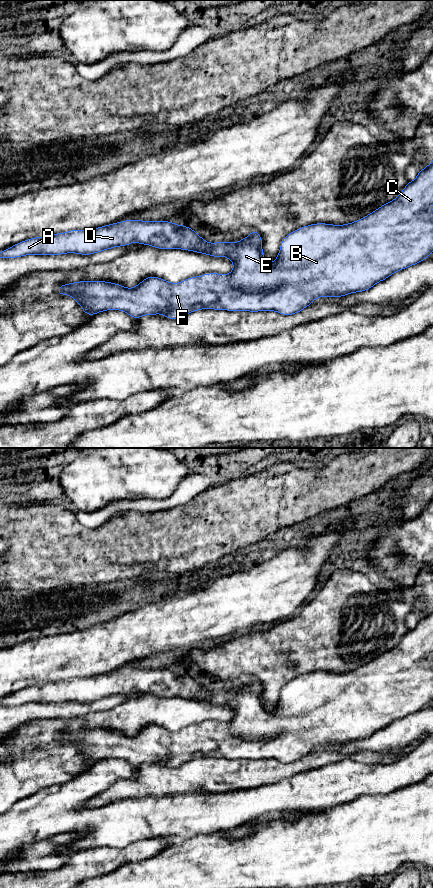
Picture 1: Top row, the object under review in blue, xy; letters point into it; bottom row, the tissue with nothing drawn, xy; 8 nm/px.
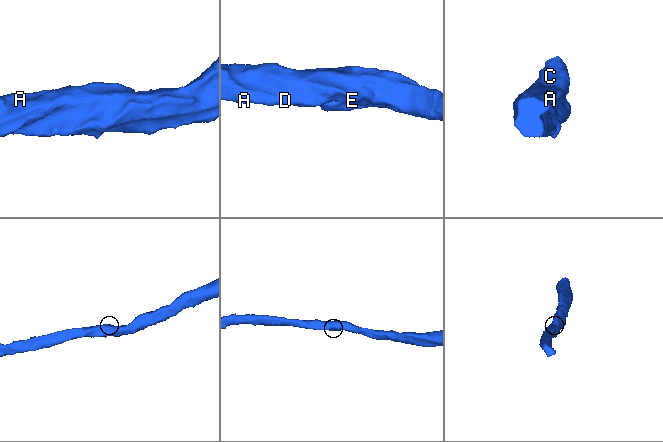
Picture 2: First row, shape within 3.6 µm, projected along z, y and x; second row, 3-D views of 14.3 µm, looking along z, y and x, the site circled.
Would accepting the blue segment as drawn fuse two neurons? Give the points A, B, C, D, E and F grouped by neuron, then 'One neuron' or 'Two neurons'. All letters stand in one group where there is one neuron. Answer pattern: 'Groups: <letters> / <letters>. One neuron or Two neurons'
Groups: A B C D E F. One neuron

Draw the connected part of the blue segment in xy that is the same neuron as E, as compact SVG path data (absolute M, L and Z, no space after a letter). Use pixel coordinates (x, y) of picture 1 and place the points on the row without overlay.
M433 609L427 613L424 617L421 617L416 624L414 629L409 629L404 635L402 640L398 645L390 650L385 651L381 655L377 656L375 659L371 660L367 664L349 672L334 673L326 671L315 671L304 675L301 675L289 682L287 682L280 693L280 698L277 706L272 712L269 712L263 706L263 696L262 696L262 685L257 680L257 678L252 677L251 682L245 686L242 686L236 692L234 690L215 690L208 691L201 684L199 684L194 677L189 676L185 673L176 673L171 669L141 669L141 668L124 668L121 670L112 671L109 673L97 675L91 678L77 678L72 677L69 680L50 682L44 685L34 685L31 687L24 688L20 691L14 692L12 695L7 696L0 700L0 706L13 707L15 705L22 705L25 703L61 703L67 701L75 701L80 703L91 703L104 698L108 698L114 695L128 694L132 690L136 690L142 693L150 693L156 697L181 697L193 699L196 701L207 702L212 705L227 705L233 711L233 719L229 722L218 722L218 721L206 721L201 724L190 725L179 731L170 731L164 727L156 724L146 725L134 736L125 736L124 734L116 731L111 731L107 729L79 729L74 731L62 732L56 738L58 743L69 743L80 753L83 757L85 763L95 763L102 759L107 758L119 758L126 760L129 764L134 767L138 767L145 763L156 763L163 762L168 767L178 768L183 766L187 762L198 759L202 757L213 757L213 758L227 758L227 759L249 759L249 760L259 760L259 759L275 759L284 764L294 763L301 760L304 756L310 754L312 750L318 745L343 745L350 741L365 740L366 738L372 736L375 732L380 729L386 728L393 721L408 716L412 713L418 712L429 705L433 700L433 659L429 659L428 655L433 652Z

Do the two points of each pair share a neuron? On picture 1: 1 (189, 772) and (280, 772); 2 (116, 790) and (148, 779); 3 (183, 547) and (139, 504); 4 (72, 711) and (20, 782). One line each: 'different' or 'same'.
1: same
2: same
3: different
4: different

